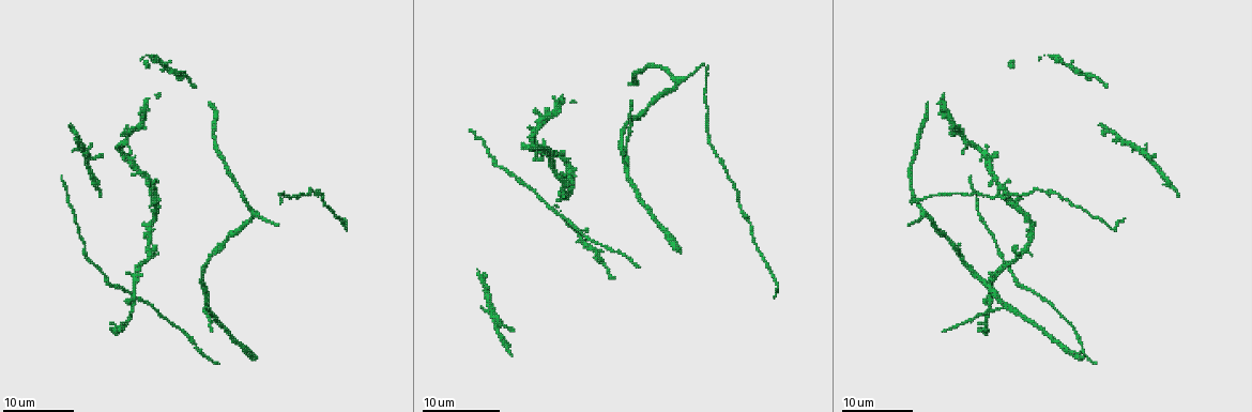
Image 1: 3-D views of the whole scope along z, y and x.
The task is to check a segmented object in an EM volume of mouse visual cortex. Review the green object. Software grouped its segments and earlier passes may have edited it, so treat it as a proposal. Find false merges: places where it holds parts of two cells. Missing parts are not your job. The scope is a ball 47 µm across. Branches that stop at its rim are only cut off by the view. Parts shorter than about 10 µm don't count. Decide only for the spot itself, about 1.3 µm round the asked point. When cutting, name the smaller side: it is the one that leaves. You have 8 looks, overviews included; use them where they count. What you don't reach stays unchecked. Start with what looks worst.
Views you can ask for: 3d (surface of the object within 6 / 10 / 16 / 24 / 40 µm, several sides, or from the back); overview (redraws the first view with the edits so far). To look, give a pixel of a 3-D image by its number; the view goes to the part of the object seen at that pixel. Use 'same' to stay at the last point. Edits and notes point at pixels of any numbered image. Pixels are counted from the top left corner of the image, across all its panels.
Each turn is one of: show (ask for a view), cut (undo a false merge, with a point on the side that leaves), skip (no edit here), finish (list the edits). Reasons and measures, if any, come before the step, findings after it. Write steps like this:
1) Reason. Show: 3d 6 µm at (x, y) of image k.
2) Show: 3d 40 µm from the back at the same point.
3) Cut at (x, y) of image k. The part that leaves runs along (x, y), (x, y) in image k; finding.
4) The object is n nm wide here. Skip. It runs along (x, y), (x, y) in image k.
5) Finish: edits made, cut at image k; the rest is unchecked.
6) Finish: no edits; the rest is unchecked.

Show: 3d 24 µm at (985, 151) of image 1.

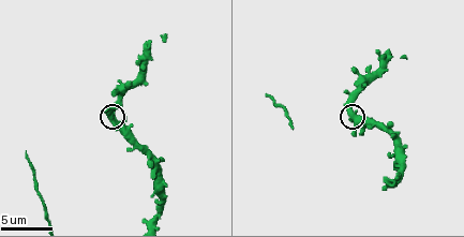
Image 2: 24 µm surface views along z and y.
Show: 3d 10 µm at (352, 118) of image 2.

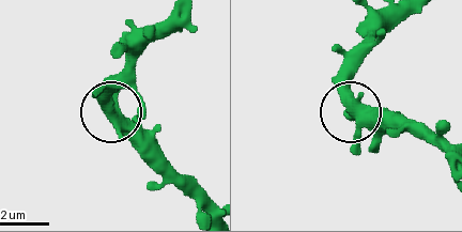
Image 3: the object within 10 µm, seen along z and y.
The side arm is 24 µm long. Skip. One cell here.

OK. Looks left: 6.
Sudden change in width. Show: 3d 16 µm at (716, 152) of image 1.

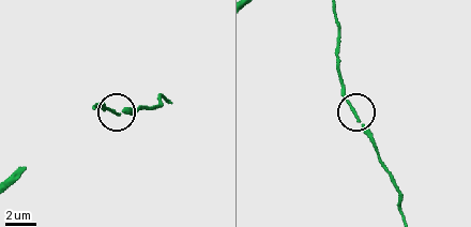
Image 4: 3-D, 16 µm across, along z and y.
Show: 3d 6 µm at (117, 113) of image 4.

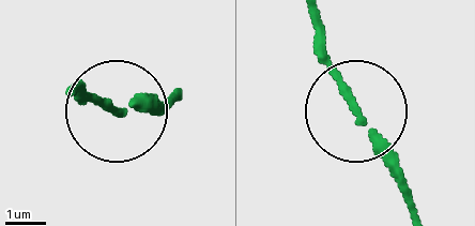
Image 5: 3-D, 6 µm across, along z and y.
Skip. All the same cell.

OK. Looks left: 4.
Show: 3d 16 µm at (106, 278) of image 1.

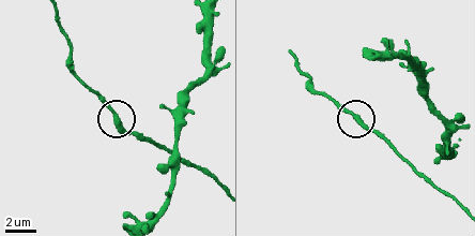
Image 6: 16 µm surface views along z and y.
Show: 3d 6 µm at (355, 116) of image 6.

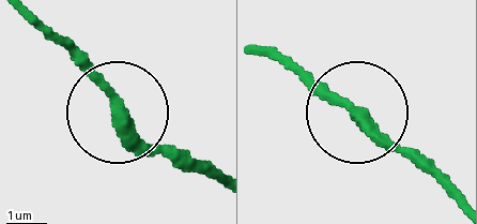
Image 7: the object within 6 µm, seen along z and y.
Show: 3d 6 µm from the back at (363, 118) of image 7.

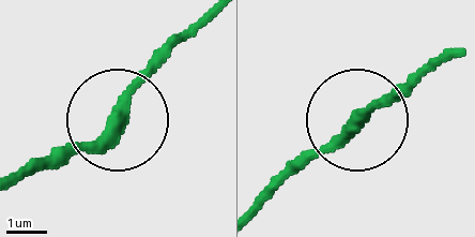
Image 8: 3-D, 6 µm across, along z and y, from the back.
Skip. It runs along (258, 205), (418, 75) in image 8; continuous, no second cell.

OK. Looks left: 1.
Finish: no edits; the rest is unchecked.

